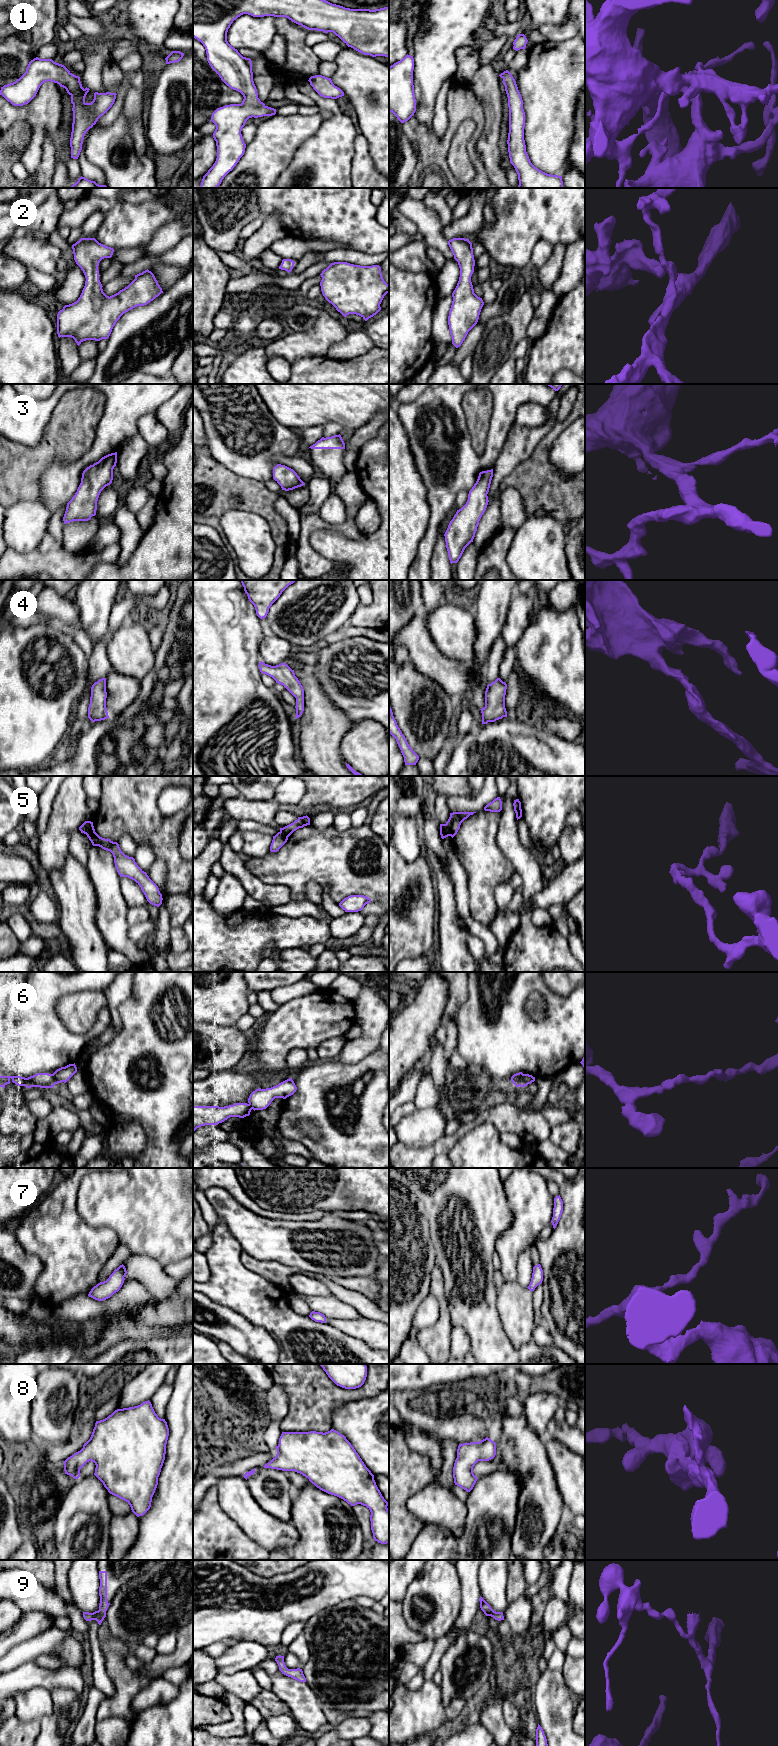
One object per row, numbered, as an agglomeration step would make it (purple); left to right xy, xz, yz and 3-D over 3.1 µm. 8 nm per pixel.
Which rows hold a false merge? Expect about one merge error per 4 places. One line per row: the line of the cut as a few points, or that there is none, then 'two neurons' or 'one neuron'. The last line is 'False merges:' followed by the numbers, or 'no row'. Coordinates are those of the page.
1: no cut | one neuron
2: no cut | one neuron
3: no cut | one neuron
4: no cut | one neuron
5: yz (444, 824), (450, 835) | two neurons
6: yz (523, 1074), (519, 1085) | two neurons
7: no cut | one neuron
8: no cut | one neuron
9: no cut | one neuron
False merges: 5, 6

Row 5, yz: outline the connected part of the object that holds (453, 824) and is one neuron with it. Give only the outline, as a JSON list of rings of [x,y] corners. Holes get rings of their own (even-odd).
[[[453,812],[450,813],[450,817],[445,826],[449,832],[449,835],[453,838],[460,829],[461,823],[467,819],[470,815],[476,812]]]

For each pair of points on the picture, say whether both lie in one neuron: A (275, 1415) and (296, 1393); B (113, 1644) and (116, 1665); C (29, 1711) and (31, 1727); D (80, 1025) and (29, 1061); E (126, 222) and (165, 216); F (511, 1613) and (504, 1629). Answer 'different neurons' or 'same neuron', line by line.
A: different neurons
B: same neuron
C: different neurons
D: different neurons
E: same neuron
F: different neurons

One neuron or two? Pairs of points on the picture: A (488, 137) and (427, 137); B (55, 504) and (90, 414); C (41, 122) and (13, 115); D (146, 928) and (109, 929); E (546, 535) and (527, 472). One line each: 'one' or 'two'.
A: two
B: two
C: one
D: two
E: two

